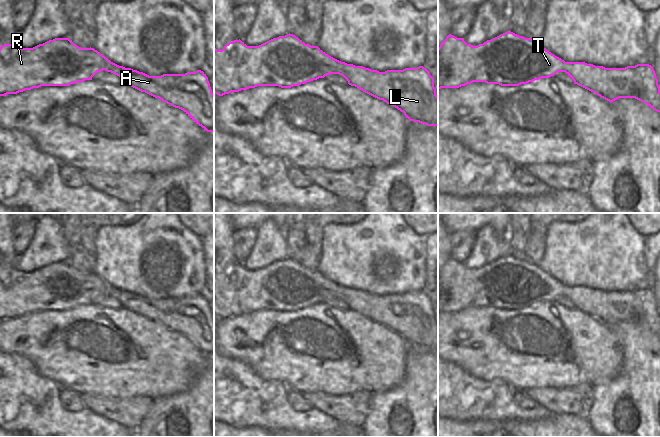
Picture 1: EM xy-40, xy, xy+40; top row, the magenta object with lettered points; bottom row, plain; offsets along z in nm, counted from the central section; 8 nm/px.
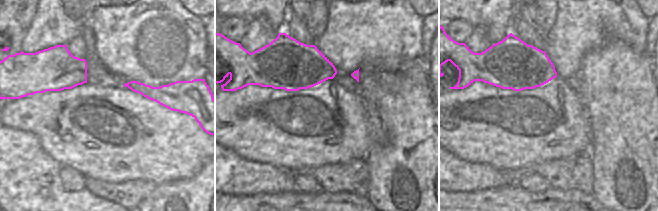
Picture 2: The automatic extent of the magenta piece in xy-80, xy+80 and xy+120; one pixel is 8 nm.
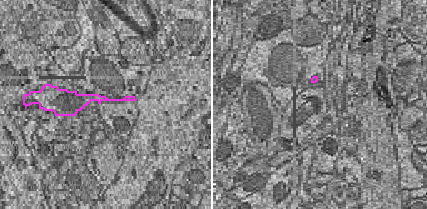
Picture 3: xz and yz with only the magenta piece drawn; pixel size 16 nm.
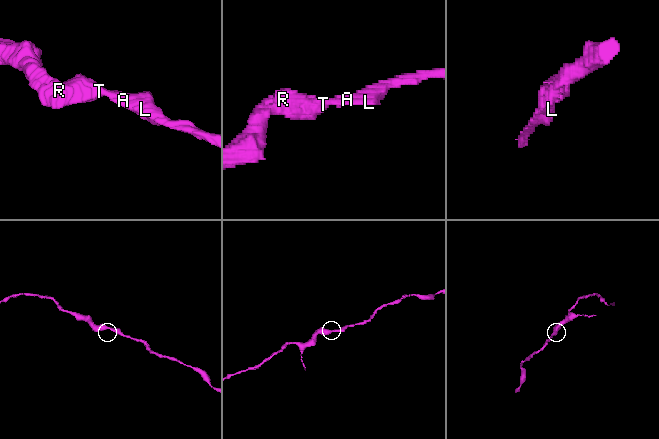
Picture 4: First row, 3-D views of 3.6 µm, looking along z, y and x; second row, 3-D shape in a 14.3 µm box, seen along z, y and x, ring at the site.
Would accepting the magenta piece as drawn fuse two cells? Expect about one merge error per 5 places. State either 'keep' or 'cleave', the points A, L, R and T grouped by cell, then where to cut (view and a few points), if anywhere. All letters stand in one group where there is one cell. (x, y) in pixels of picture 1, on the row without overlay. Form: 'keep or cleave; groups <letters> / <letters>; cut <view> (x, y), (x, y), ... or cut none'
keep; groups A L R T; cut none

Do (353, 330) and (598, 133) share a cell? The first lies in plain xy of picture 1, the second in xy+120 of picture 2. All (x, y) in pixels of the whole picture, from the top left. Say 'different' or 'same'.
different

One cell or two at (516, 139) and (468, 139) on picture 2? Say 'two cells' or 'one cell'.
one cell

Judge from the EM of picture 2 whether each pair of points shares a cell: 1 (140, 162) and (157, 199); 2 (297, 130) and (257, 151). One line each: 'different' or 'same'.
1: different
2: same

